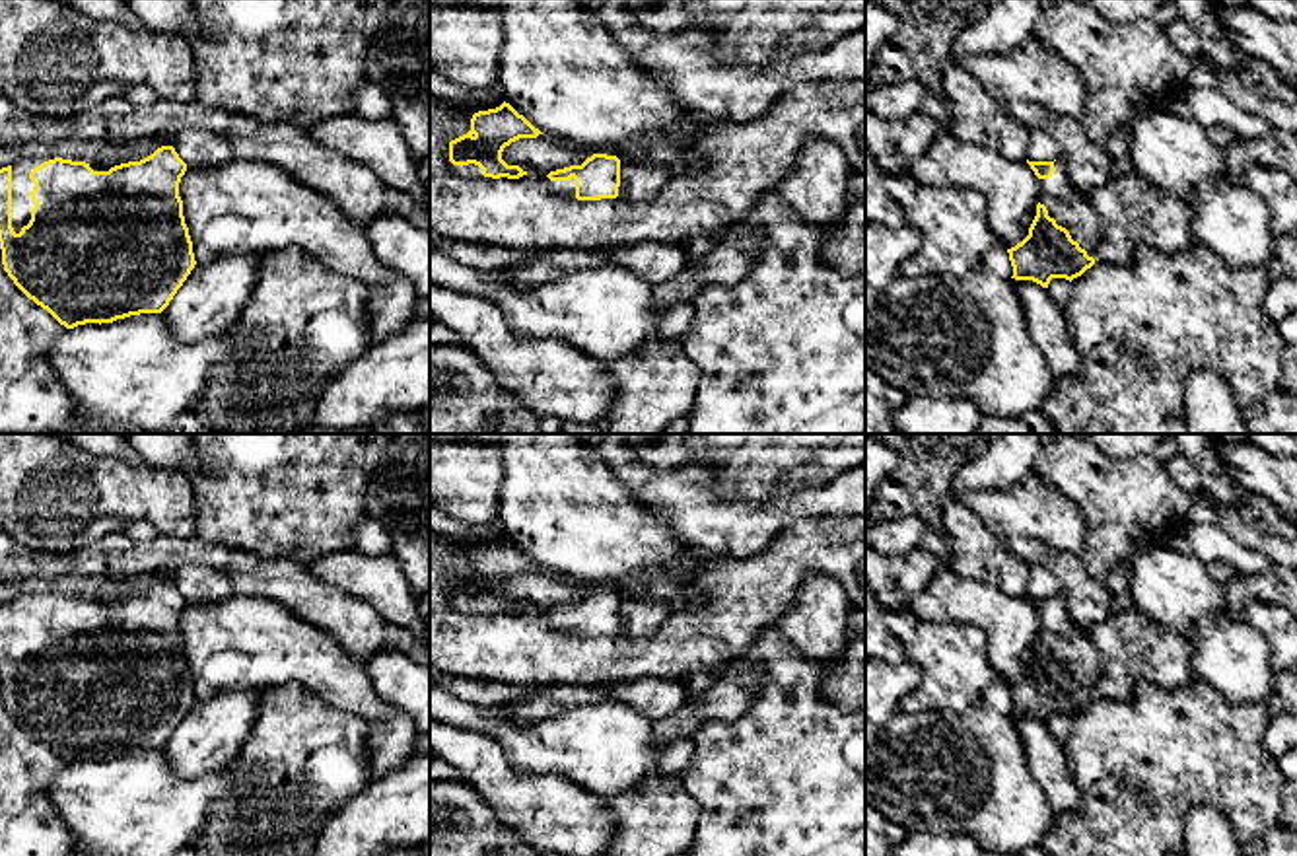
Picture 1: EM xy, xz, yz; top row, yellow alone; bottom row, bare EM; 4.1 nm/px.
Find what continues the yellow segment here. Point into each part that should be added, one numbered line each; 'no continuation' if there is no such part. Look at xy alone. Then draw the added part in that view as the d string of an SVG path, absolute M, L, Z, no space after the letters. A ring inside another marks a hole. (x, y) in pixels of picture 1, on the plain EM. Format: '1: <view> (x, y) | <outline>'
1: xy (22, 621) | M25 593L12 599L12 663L16 669L19 669L21 663L29 660L31 644L35 642L29 632L35 623L35 619L29 615L29 609L49 595L54 593Z

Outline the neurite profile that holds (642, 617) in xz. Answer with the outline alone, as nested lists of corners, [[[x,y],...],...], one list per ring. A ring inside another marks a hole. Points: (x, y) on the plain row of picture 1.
[[[646,597],[620,599],[620,621],[626,636],[653,636],[665,624],[669,613],[669,607],[661,601]]]

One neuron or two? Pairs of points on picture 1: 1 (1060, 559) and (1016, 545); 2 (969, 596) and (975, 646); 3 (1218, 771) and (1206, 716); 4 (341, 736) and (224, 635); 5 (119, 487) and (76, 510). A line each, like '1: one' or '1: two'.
1: one
2: two
3: one
4: two
5: one

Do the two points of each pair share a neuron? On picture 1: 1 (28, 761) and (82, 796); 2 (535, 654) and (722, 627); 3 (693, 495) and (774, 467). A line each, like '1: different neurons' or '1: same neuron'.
1: different neurons
2: same neuron
3: different neurons

